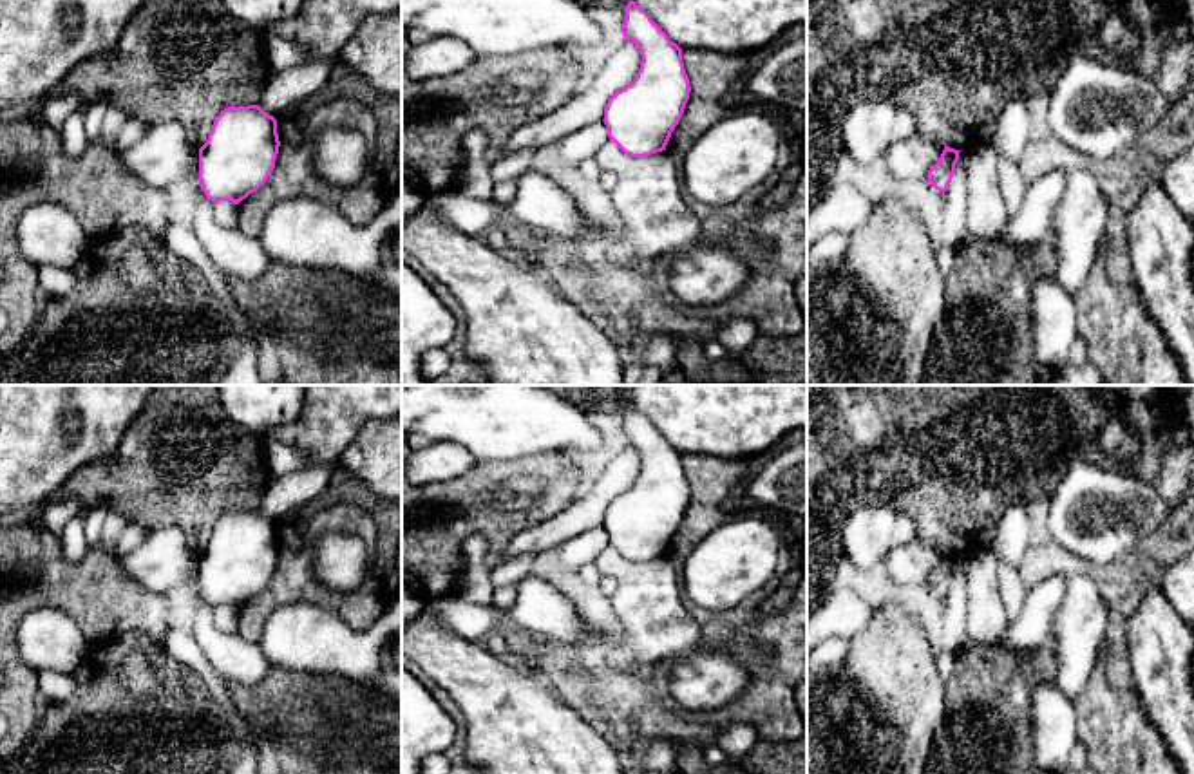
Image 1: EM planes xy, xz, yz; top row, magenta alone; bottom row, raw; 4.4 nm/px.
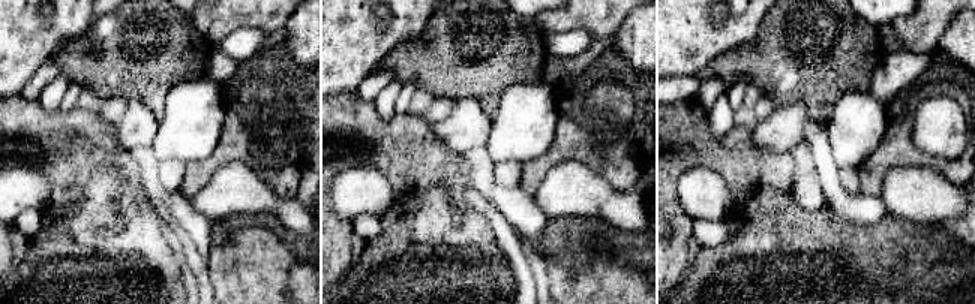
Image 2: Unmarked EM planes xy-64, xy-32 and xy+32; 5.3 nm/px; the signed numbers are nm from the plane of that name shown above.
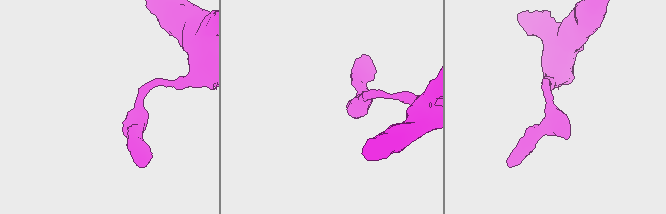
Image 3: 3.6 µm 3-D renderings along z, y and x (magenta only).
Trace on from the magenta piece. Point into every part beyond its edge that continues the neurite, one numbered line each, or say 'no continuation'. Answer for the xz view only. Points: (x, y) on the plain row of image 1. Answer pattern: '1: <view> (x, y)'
no continuation

